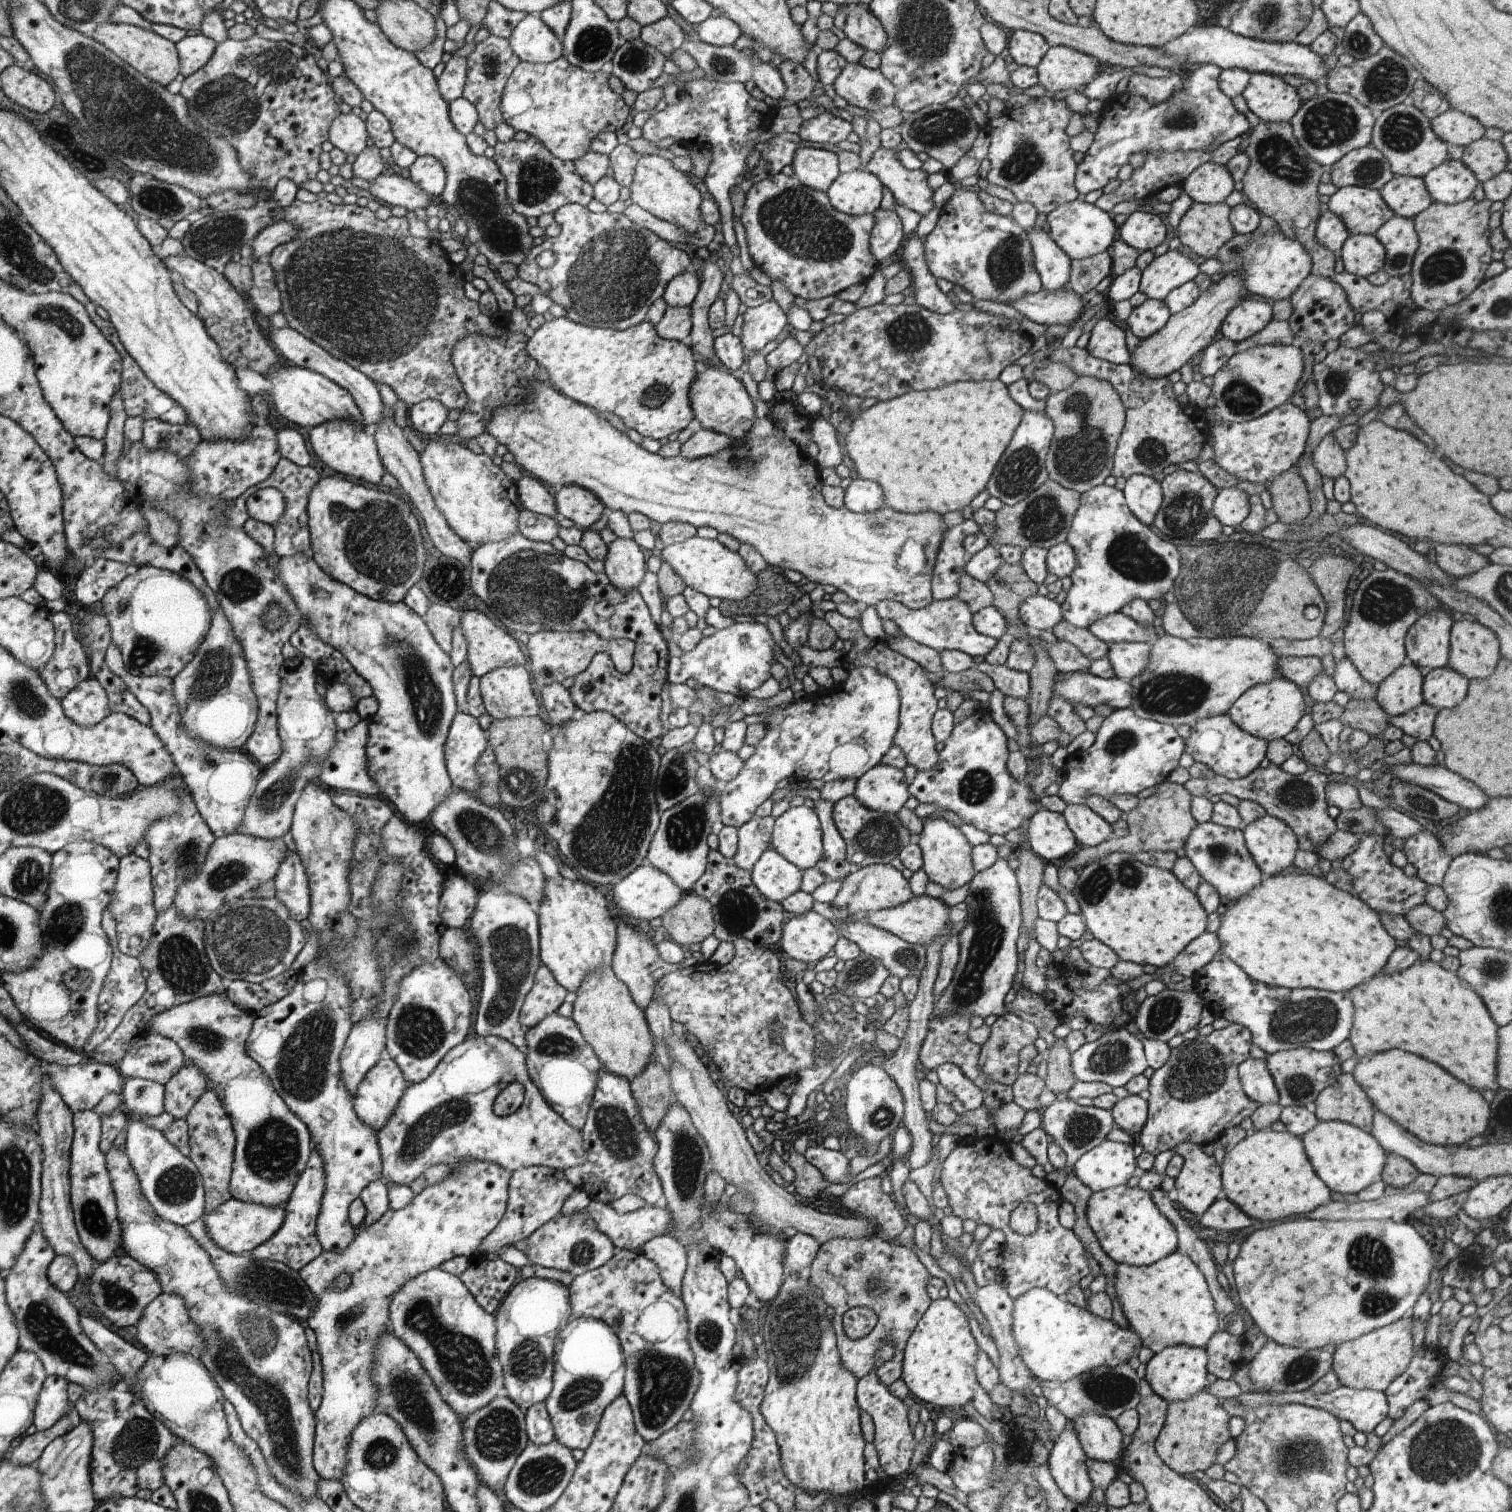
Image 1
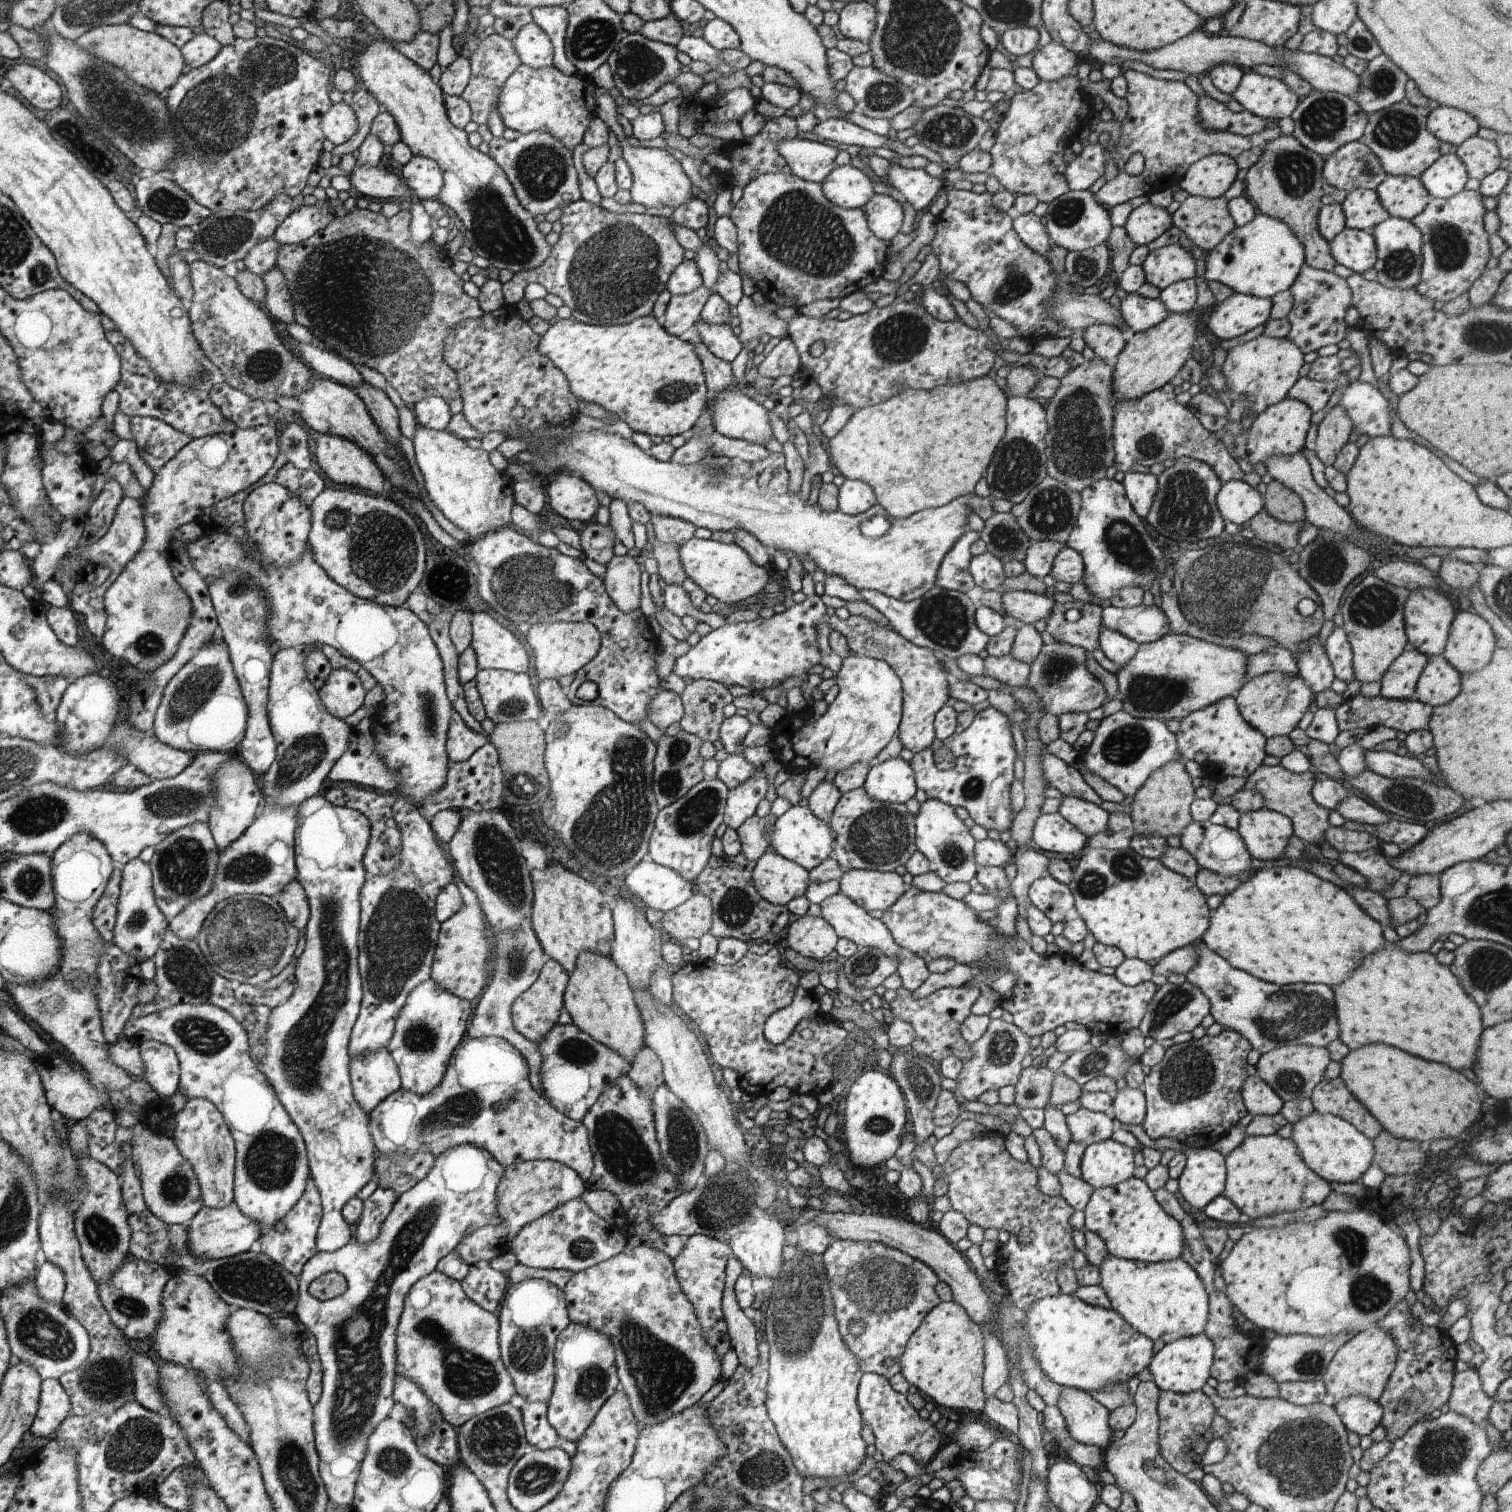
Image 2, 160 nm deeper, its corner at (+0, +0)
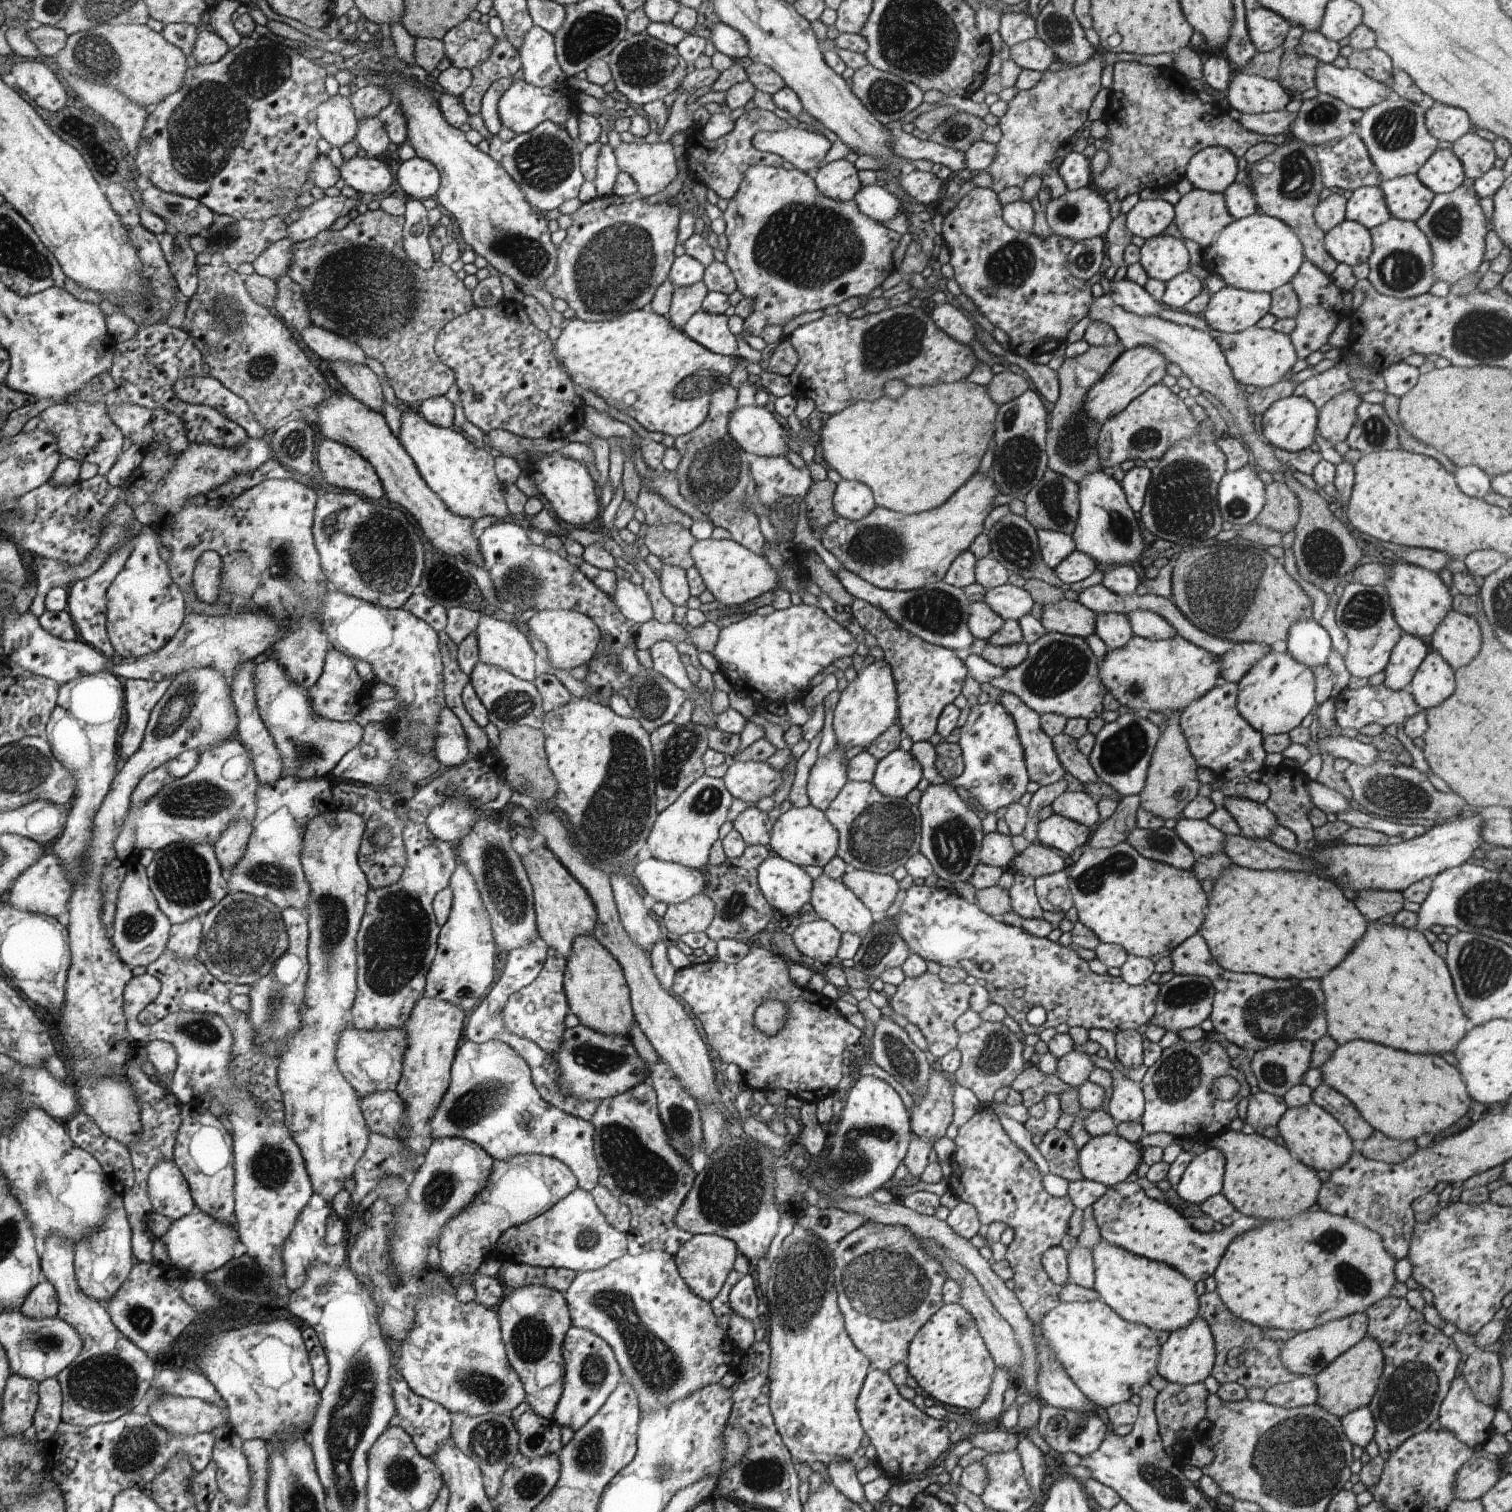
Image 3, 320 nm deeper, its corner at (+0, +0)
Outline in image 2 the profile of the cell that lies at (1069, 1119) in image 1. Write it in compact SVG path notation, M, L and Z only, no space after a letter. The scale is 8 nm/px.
M1080 1108L1076 1113L1066 1116L1071 1138L1086 1146L1112 1139L1114 1128L1112 1119L1105 1113Z

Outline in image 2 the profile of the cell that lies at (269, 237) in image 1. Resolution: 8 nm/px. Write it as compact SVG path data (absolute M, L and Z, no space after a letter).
M317 201L314 205L302 205L275 230L272 238L280 245L291 245L308 240L319 234L333 221L335 213L327 201Z

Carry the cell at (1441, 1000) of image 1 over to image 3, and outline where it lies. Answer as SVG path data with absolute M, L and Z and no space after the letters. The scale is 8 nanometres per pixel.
M1369 921L1366 932L1358 939L1346 958L1330 970L1322 980L1327 1034L1339 1045L1356 1040L1378 1042L1396 1050L1408 1052L1436 1052L1442 1054L1456 1046L1456 1042L1470 1030L1470 1022L1462 1012L1446 961L1433 951L1431 944L1416 928L1403 927L1396 922L1385 924Z

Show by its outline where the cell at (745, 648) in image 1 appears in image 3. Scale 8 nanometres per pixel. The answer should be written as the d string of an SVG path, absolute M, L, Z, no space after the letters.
M791 605L762 616L758 614L740 619L737 623L723 627L715 649L711 652L719 662L719 670L731 682L735 690L746 692L747 696L756 699L760 696L760 705L766 707L775 702L785 705L794 701L802 701L810 690L810 680L819 672L830 671L832 663L842 656L852 656L859 644L855 636L844 626L832 619L823 609L814 605Z

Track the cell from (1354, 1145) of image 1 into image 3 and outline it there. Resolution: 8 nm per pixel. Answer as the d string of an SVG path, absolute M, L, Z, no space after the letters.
M1312 1102L1288 1107L1278 1121L1277 1129L1291 1154L1315 1171L1332 1172L1350 1158L1352 1151L1358 1149L1358 1144L1348 1136L1346 1129L1331 1114Z

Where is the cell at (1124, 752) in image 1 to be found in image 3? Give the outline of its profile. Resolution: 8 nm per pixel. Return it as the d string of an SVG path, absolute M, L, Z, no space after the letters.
M1128 713L1106 723L1095 736L1095 745L1088 757L1098 778L1118 791L1122 797L1139 795L1143 791L1149 762L1160 733L1159 726L1147 718L1137 718Z

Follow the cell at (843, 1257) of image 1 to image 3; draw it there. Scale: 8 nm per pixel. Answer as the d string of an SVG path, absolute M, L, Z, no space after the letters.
M868 1221L831 1247L835 1262L837 1303L852 1342L870 1359L870 1369L886 1373L896 1363L906 1363L909 1344L928 1319L942 1308L943 1286L949 1276L943 1264L931 1255L923 1242L904 1225L883 1225Z

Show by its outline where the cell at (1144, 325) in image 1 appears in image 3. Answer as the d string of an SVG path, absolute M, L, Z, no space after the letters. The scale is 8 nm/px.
M1128 277L1110 282L1109 294L1112 300L1124 310L1140 316L1148 316L1158 314L1164 307L1162 303L1155 301L1143 286L1128 280Z

